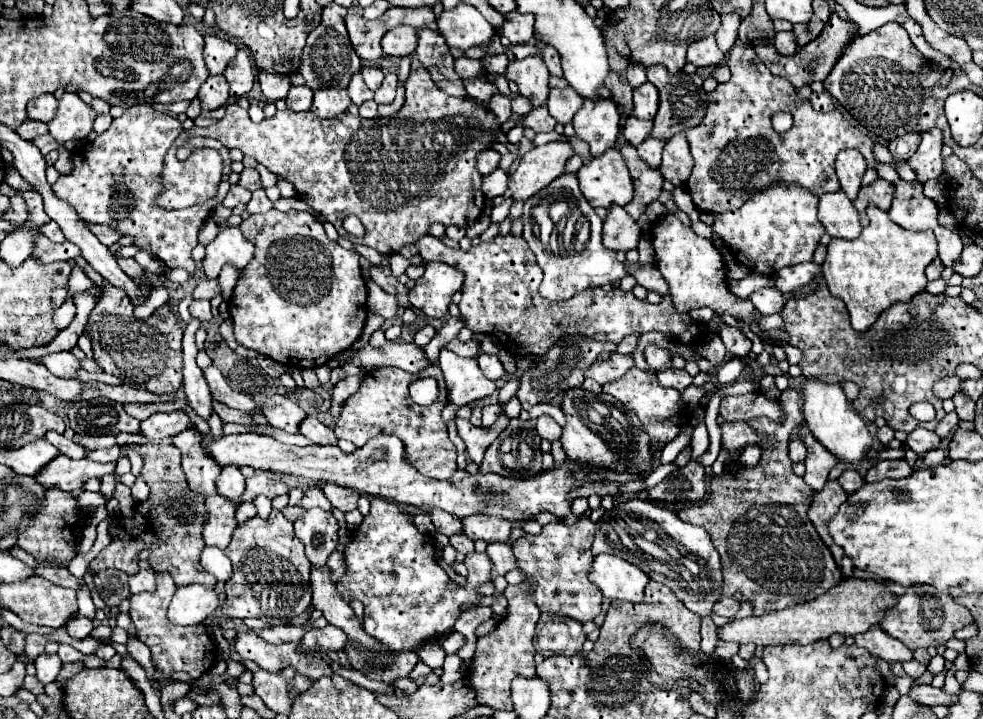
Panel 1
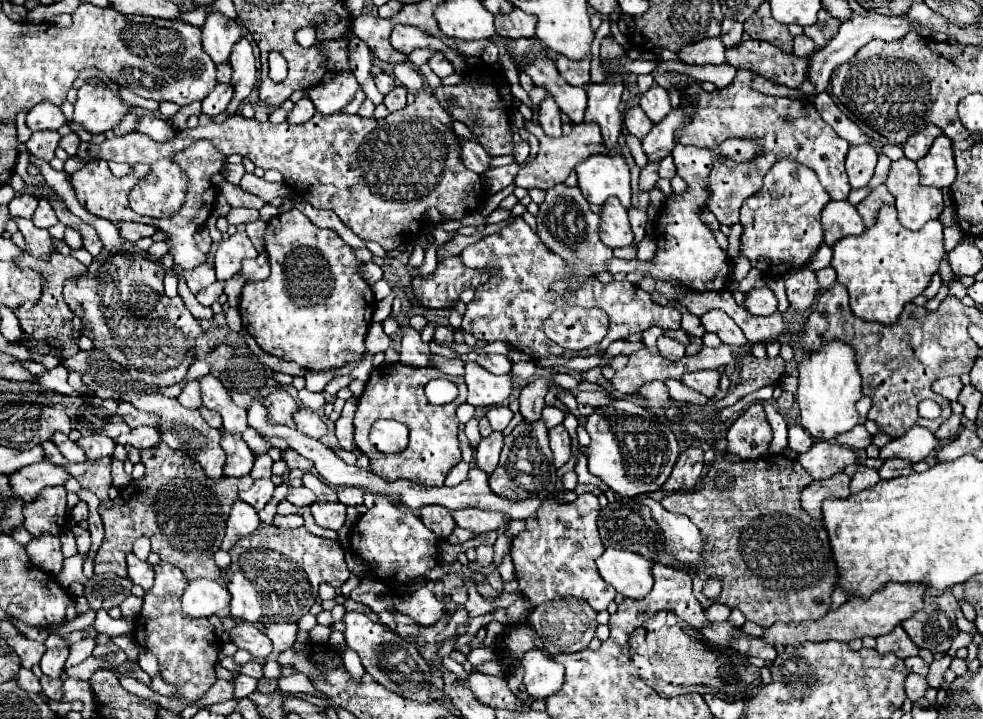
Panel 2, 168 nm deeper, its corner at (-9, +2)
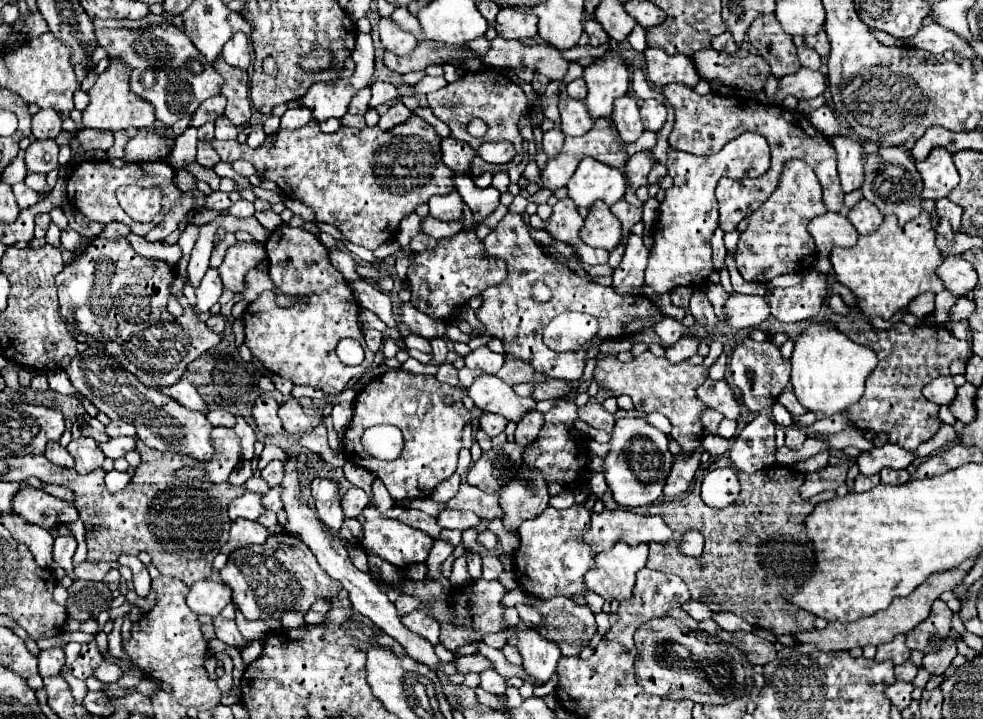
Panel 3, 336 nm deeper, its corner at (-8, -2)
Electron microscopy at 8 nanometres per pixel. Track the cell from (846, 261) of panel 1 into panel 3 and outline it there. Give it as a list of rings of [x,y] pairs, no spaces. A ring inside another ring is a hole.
[[[926,212],[900,226],[894,216],[886,216],[882,226],[870,236],[860,236],[856,246],[832,248],[830,260],[836,280],[852,290],[856,304],[864,312],[864,316],[890,320],[918,294],[938,294],[944,288],[940,276],[936,274],[936,268],[942,262],[942,254],[936,248],[936,232],[930,220],[930,214]]]

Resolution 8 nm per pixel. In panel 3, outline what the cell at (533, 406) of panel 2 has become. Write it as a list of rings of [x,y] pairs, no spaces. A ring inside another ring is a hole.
[[[530,410],[528,414],[524,414],[524,418],[518,422],[516,426],[516,442],[520,446],[528,446],[530,442],[534,442],[538,438],[538,432],[544,424],[544,414],[538,410]]]

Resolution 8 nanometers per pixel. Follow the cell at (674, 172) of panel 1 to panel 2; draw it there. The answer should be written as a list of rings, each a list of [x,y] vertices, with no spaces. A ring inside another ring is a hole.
[[[731,138],[729,144],[723,142],[715,150],[683,146],[683,144],[677,144],[673,148],[671,156],[675,160],[677,174],[685,180],[687,190],[683,194],[675,194],[675,196],[667,198],[665,208],[659,216],[657,252],[651,260],[653,268],[649,272],[653,280],[673,280],[693,292],[715,292],[715,290],[725,288],[725,284],[729,282],[727,256],[719,248],[709,226],[699,218],[699,212],[705,208],[705,204],[709,200],[709,174],[719,158],[749,162],[749,160],[755,160],[755,156],[759,156],[759,154],[761,154],[761,146],[751,138]]]

